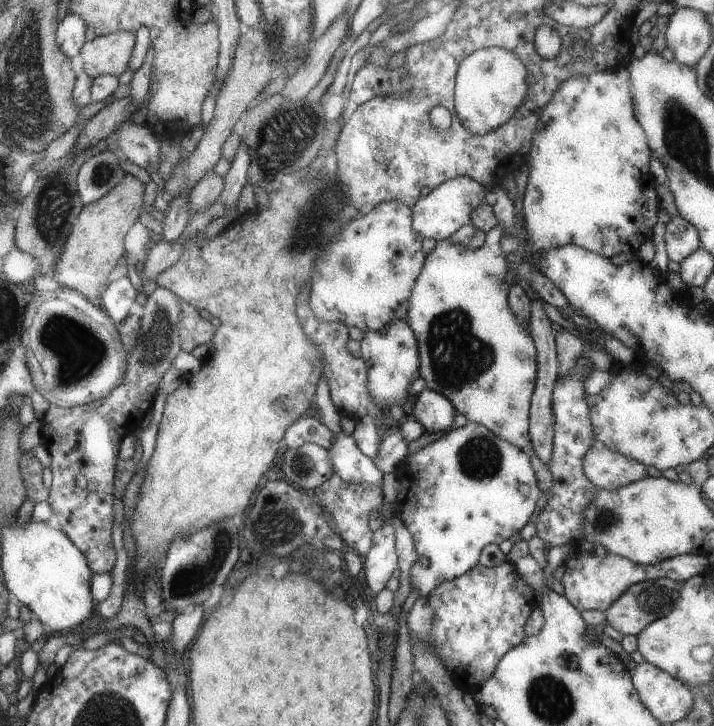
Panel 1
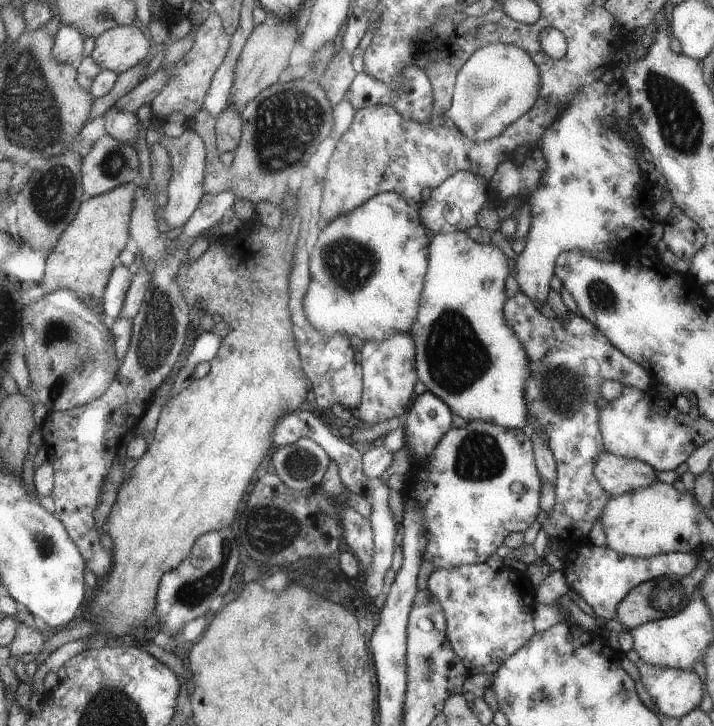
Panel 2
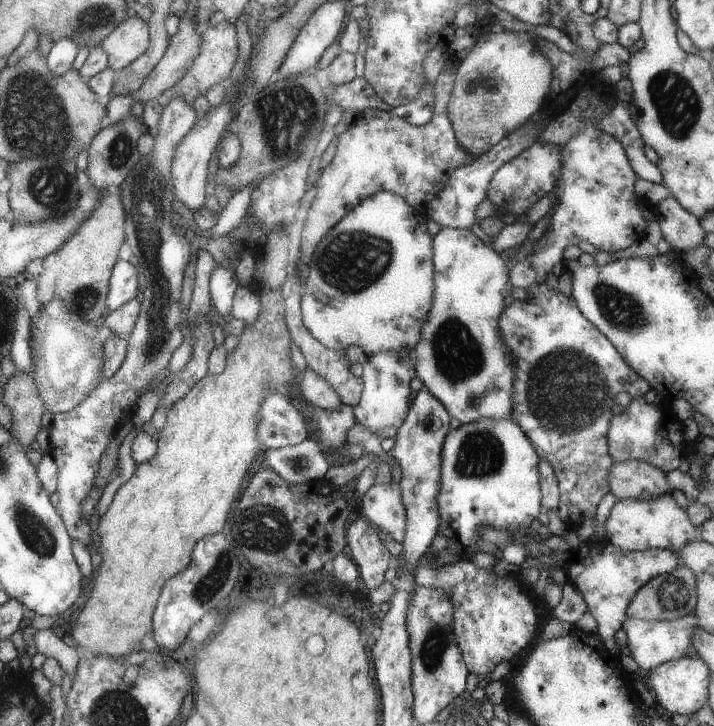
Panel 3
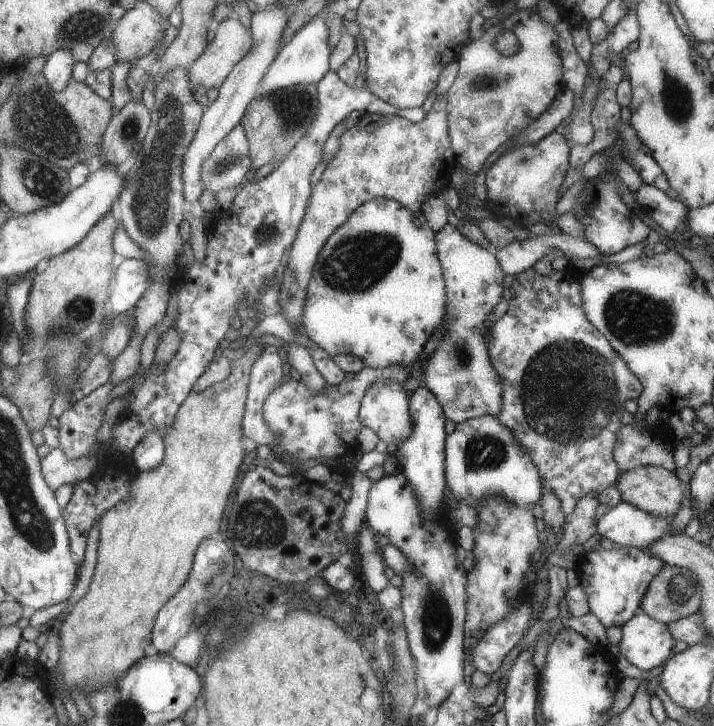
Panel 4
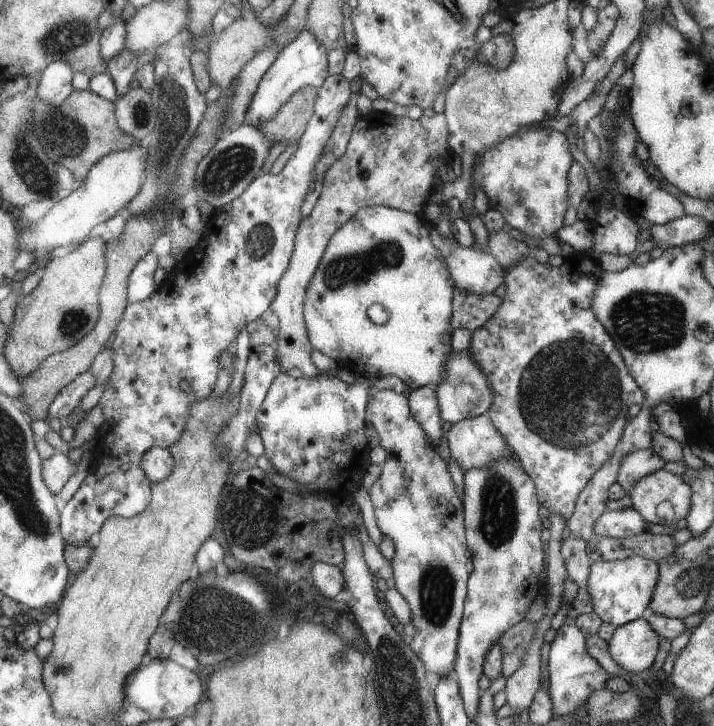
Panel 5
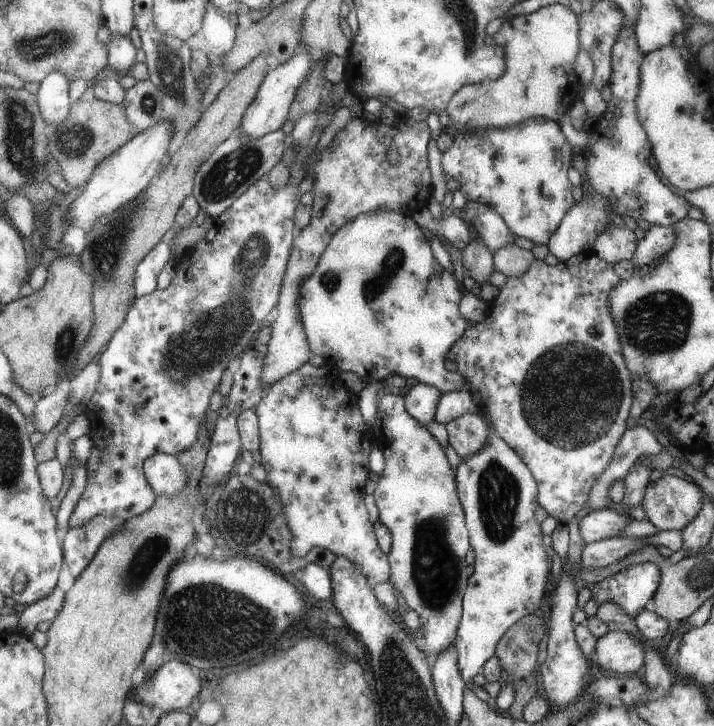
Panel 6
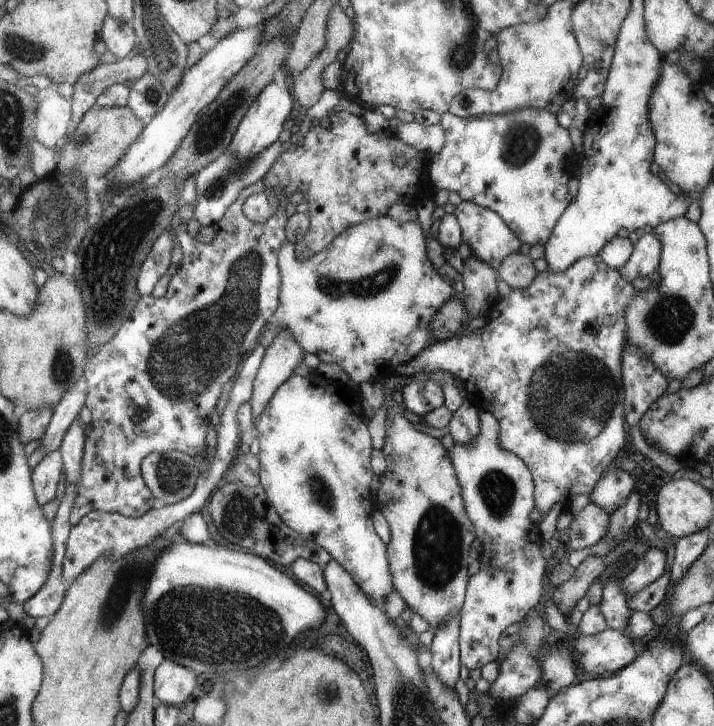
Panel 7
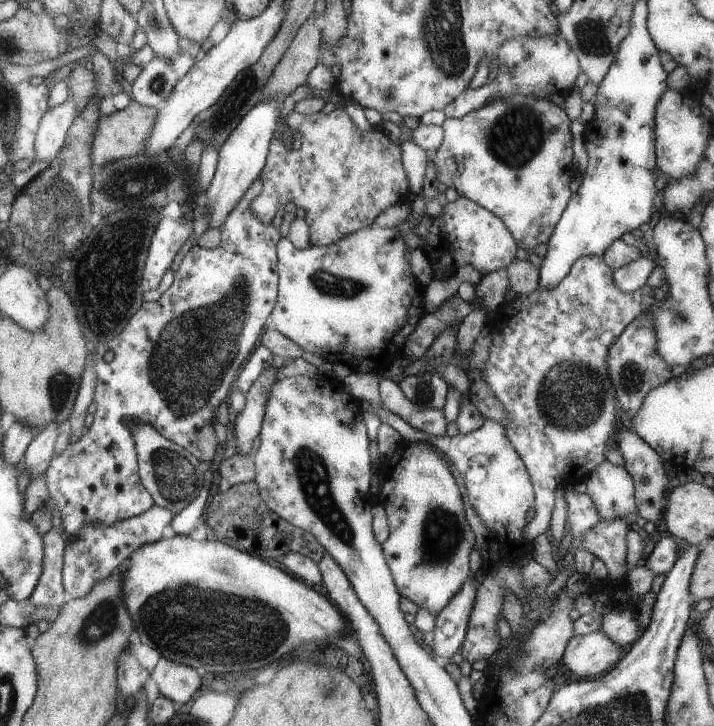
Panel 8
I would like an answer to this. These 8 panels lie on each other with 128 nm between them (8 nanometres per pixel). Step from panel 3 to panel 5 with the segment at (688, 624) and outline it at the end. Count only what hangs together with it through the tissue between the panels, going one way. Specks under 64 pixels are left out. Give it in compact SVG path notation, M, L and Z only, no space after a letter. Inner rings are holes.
M642 615L614 627L606 644L607 652L617 666L627 672L639 674L641 670L651 666L657 652L659 635Z

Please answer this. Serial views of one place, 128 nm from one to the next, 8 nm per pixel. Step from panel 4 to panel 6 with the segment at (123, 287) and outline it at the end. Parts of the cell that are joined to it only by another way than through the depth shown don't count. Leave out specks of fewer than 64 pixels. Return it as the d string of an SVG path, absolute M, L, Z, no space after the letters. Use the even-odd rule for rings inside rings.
M163 239L154 245L153 250L138 264L134 272L134 293L137 297L149 294L156 289L156 276L171 256L170 244Z

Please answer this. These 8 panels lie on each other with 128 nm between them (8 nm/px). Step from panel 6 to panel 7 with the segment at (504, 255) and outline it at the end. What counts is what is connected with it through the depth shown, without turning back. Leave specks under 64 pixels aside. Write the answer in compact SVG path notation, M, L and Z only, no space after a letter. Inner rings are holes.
M519 252L506 256L495 270L498 280L511 289L524 289L535 278L536 271L528 255Z

